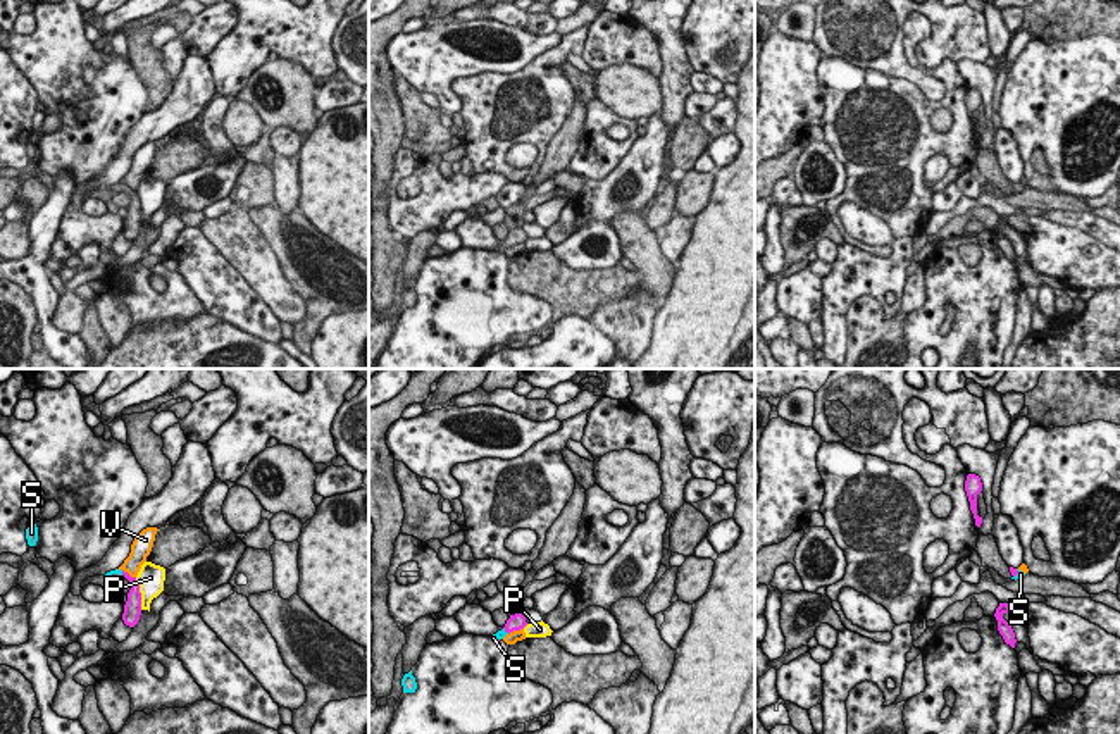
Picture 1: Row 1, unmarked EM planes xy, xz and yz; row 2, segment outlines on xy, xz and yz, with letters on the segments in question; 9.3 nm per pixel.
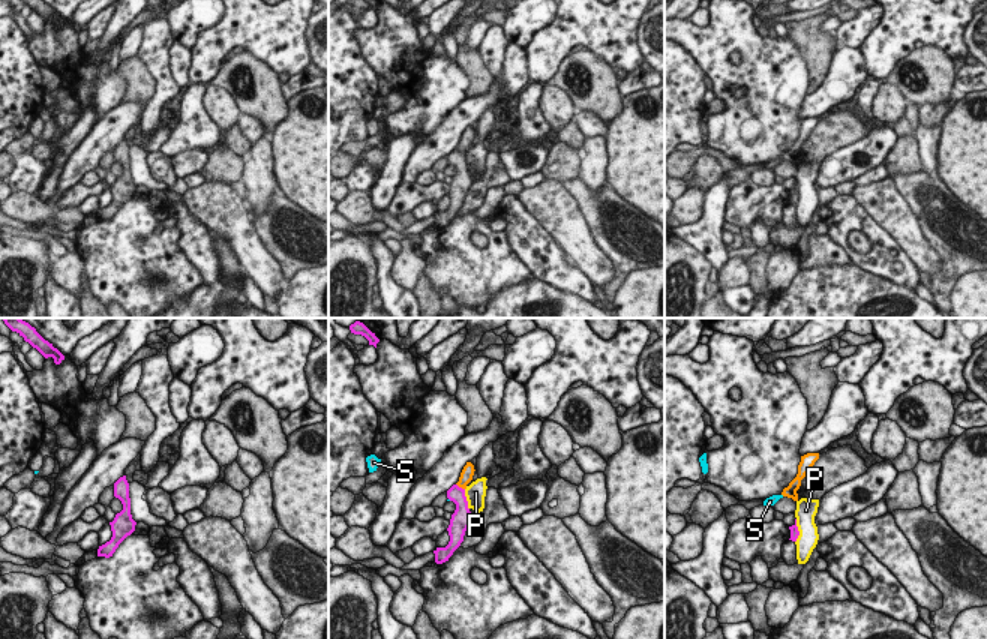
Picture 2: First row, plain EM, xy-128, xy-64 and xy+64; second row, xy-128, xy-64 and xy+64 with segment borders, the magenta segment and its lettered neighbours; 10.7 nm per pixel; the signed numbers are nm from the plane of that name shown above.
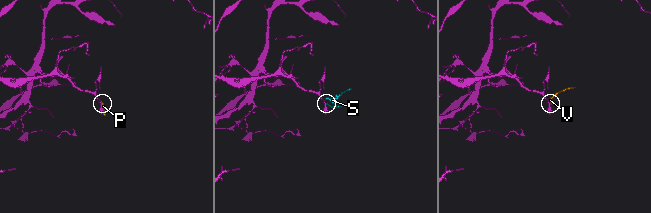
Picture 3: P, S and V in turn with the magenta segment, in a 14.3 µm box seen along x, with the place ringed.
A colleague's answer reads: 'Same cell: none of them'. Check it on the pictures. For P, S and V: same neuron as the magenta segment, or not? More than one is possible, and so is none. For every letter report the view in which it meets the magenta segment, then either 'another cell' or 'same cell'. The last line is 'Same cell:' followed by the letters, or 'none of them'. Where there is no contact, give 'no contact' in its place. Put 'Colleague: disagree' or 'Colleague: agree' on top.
Colleague: disagree
P: contact in xy; another cell
S: contact in yz; same cell
V: contact in xz; another cell
Same cell: S

